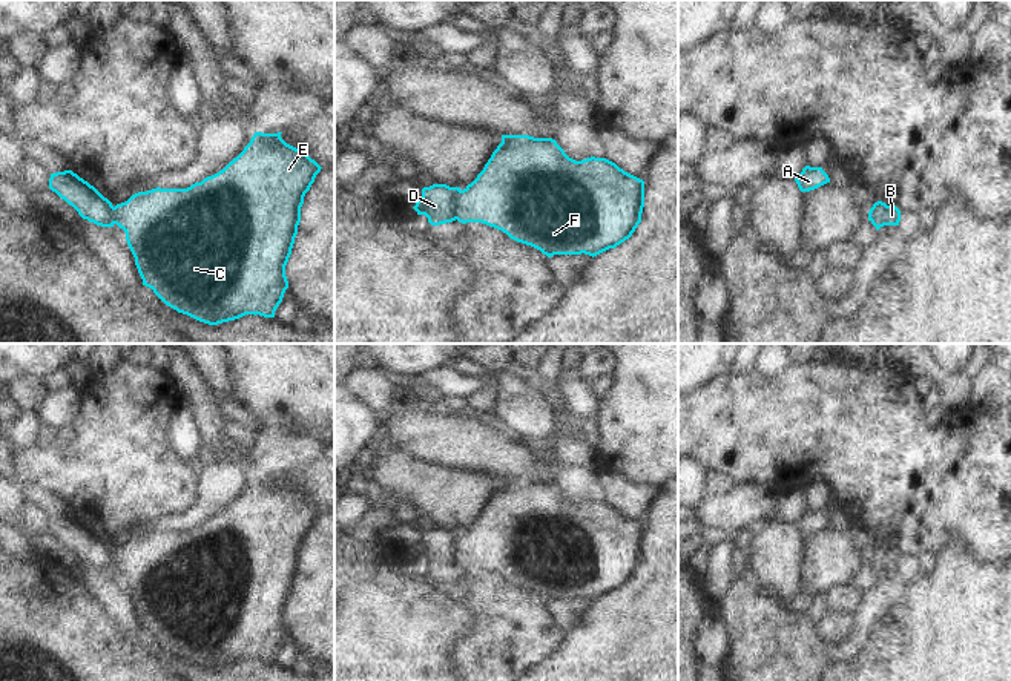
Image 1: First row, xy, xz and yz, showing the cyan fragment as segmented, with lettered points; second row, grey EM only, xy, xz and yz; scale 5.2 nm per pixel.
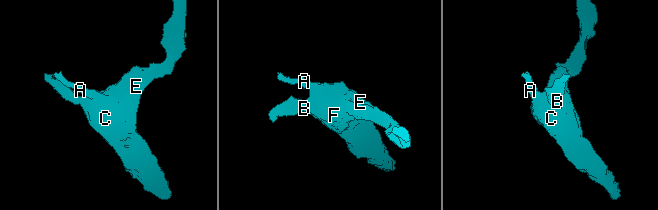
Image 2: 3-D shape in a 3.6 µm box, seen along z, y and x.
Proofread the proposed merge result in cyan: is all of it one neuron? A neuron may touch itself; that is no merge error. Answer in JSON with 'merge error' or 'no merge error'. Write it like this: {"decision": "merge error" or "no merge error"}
{"decision": "merge error"}

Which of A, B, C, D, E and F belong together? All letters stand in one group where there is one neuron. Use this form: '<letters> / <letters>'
A B C E F / D

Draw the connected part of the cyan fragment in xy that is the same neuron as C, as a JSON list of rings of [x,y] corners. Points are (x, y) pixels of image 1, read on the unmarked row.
[[[255,475],[244,494],[222,514],[187,532],[138,535],[114,551],[115,568],[126,577],[143,629],[170,652],[209,669],[245,658],[275,661],[288,632],[285,609],[298,578],[304,540],[322,512],[305,495],[287,488],[281,477]]]

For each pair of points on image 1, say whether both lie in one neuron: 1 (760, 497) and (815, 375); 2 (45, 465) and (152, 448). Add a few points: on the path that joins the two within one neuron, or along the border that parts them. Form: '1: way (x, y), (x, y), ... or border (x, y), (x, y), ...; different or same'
1: border (737, 483), (763, 483), (784, 494); different
2: way (71, 465), (118, 465), (126, 457); same

